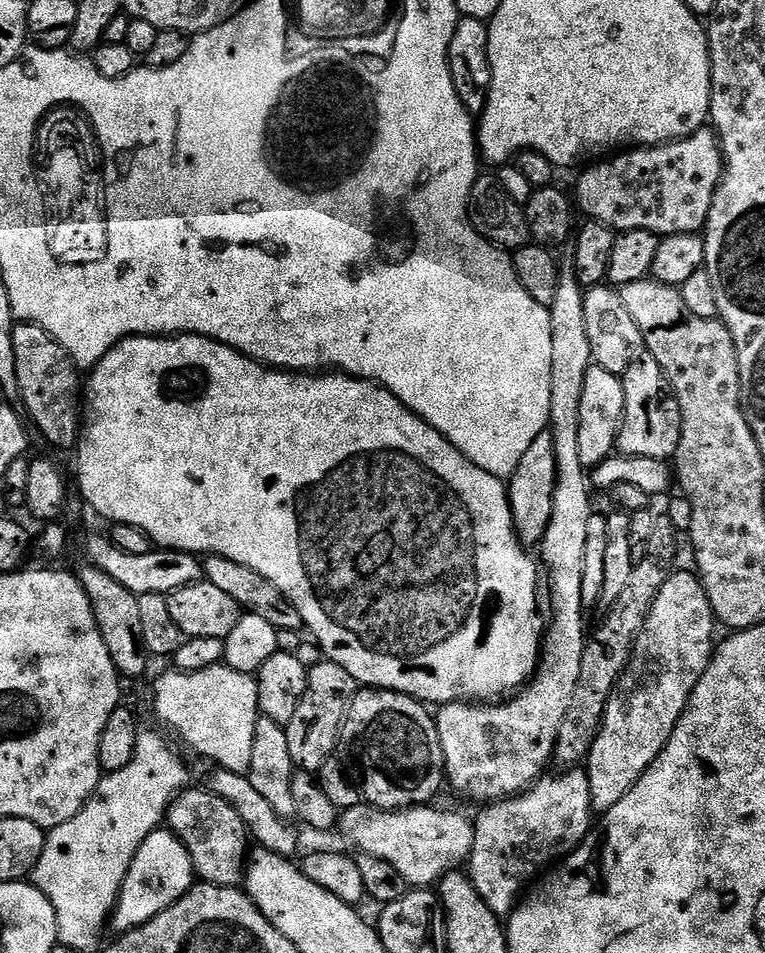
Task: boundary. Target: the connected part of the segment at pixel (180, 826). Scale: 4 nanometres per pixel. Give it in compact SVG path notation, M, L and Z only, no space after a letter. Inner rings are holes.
M189 786L170 802L166 828L180 839L182 846L186 846L193 873L203 883L235 888L245 879L250 859L250 833L242 822L242 814L238 814L226 798L218 798L218 794L204 786Z

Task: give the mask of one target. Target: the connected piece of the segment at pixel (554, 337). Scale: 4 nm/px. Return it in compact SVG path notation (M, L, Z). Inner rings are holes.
M567 262L561 263L560 285L558 286L558 294L554 296L554 302L552 303L552 307L548 309L548 313L550 314L550 406L552 407L552 409L550 410L550 431L551 431L552 437L554 438L554 450L556 451L556 461L558 462L558 474L556 475L556 490L554 492L554 510L550 510L550 526L546 526L546 534L544 535L544 539L541 540L538 545L538 551L540 551L541 554L544 555L545 565L543 564L543 567L546 569L546 584L547 584L547 587L548 587L548 584L550 587L552 587L552 620L550 616L550 623L547 625L546 635L543 637L543 640L542 640L542 659L537 667L536 675L533 676L532 679L529 680L528 683L525 684L524 687L521 688L519 692L515 693L515 695L513 695L511 698L505 699L503 702L457 702L455 704L441 704L439 705L438 711L435 713L436 729L438 730L438 738L442 742L442 754L444 755L444 770L446 773L447 783L450 785L450 788L452 784L453 790L456 791L458 795L465 796L465 798L468 800L473 800L473 802L476 803L476 806L487 806L489 804L496 803L497 800L508 800L512 796L518 796L520 795L520 793L528 791L528 789L531 788L532 785L535 784L537 780L541 779L541 777L545 775L546 769L544 769L544 767L546 767L548 763L551 765L554 760L552 751L554 750L554 746L556 745L556 739L558 738L558 726L562 726L562 718L566 718L566 710L570 710L570 702L571 700L574 699L574 690L576 687L578 687L578 674L582 674L582 654L584 653L584 645L586 643L586 632L584 636L584 615L586 615L586 609L585 609L584 603L582 602L582 569L584 568L584 563L586 559L586 533L588 529L588 523L590 523L590 518L594 514L594 508L592 508L592 480L590 477L588 477L588 474L590 474L589 469L587 467L584 467L581 459L579 458L579 448L578 448L578 432L579 432L579 418L581 417L582 392L585 389L587 371L590 370L590 368L594 365L594 361L592 358L592 351L590 350L589 331L586 330L586 302L584 301L584 293L585 293L585 289L581 288L580 283L578 282L578 278L576 277L575 263L572 263L572 262L568 262L568 264Z

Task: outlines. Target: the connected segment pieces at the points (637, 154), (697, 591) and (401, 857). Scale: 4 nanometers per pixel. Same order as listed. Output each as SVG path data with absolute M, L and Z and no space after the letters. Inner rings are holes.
M705 126L693 136L672 140L669 144L624 150L599 162L589 163L585 168L588 169L581 174L580 181L576 184L574 200L587 219L602 222L617 233L650 230L661 238L674 234L696 234L708 223L714 194L718 190L720 179L724 177L724 151L720 148L720 137L711 127Z
M692 570L673 571L662 590L658 590L658 598L654 598L644 628L636 640L634 664L640 667L640 673L625 688L620 686L613 691L600 723L600 732L594 738L594 746L590 748L586 771L590 782L593 813L603 814L618 806L618 802L622 802L622 798L630 794L630 790L642 778L642 774L646 774L646 770L655 762L658 754L662 754L666 742L670 742L682 714L688 709L694 686L698 686L702 674L706 674L710 666L714 645L718 640L716 628L718 629L718 621L712 612L710 598L706 598L706 590L699 575Z
M362 802L341 811L338 832L357 848L357 853L390 862L410 886L432 886L448 873L457 871L471 857L474 846L471 819L467 820L460 812L439 812L432 807L436 806L398 808L395 812L387 812L385 808Z

